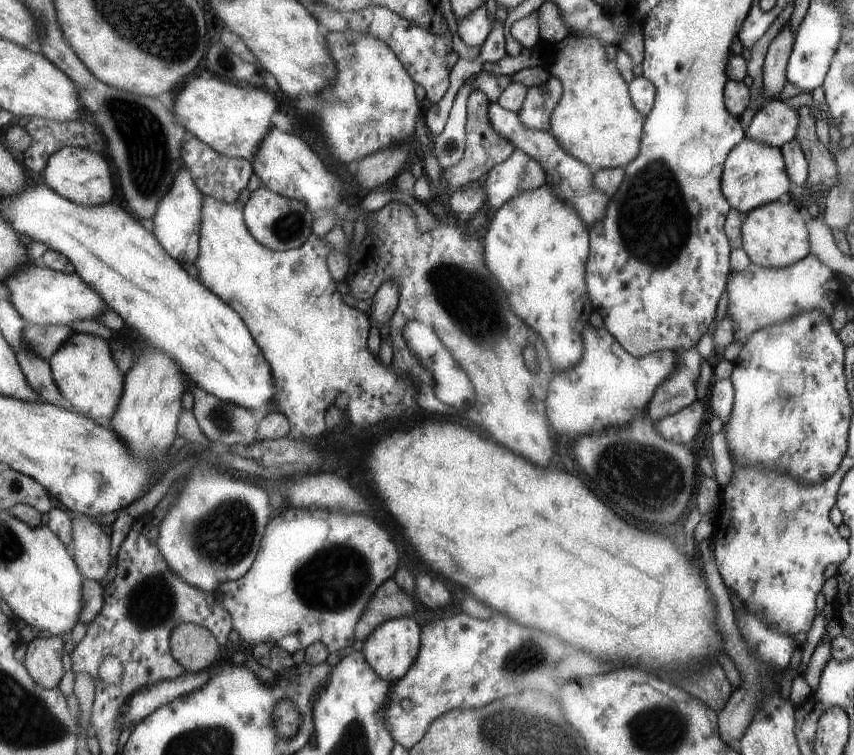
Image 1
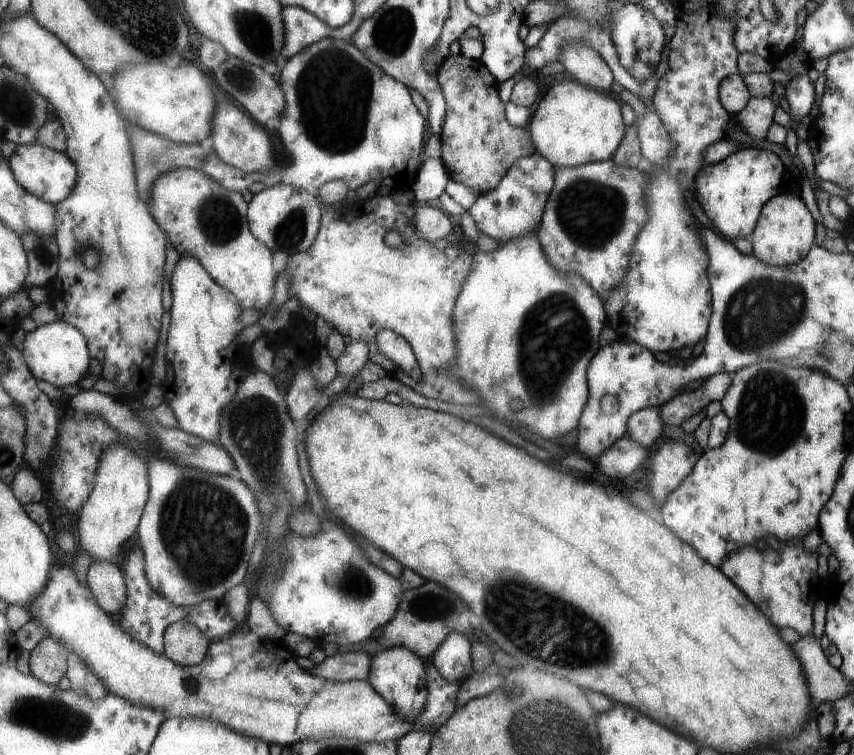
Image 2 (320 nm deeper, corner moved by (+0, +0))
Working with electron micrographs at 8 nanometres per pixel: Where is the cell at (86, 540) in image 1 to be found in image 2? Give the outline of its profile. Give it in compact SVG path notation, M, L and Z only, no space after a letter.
M93 562L87 573L87 583L106 613L121 614L128 601L128 586L120 564Z

